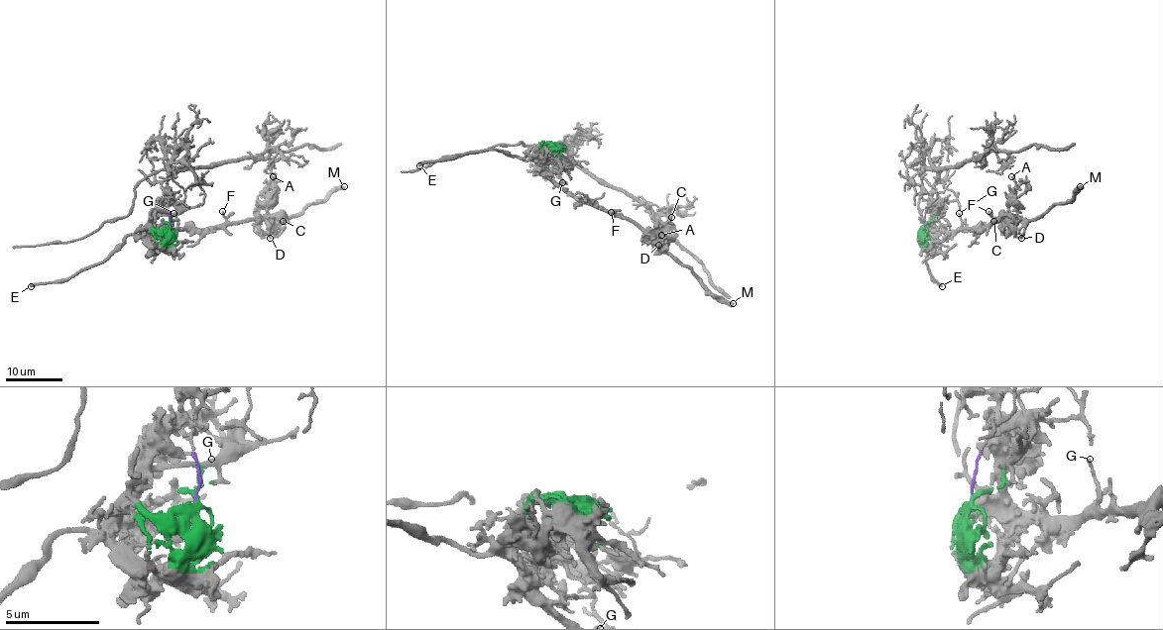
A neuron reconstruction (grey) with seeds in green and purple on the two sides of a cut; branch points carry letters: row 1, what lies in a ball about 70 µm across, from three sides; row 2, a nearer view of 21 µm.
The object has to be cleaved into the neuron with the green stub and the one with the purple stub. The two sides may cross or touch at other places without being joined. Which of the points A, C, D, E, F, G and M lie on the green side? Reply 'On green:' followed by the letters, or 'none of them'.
On green: A, C, D, E, F, G, M

